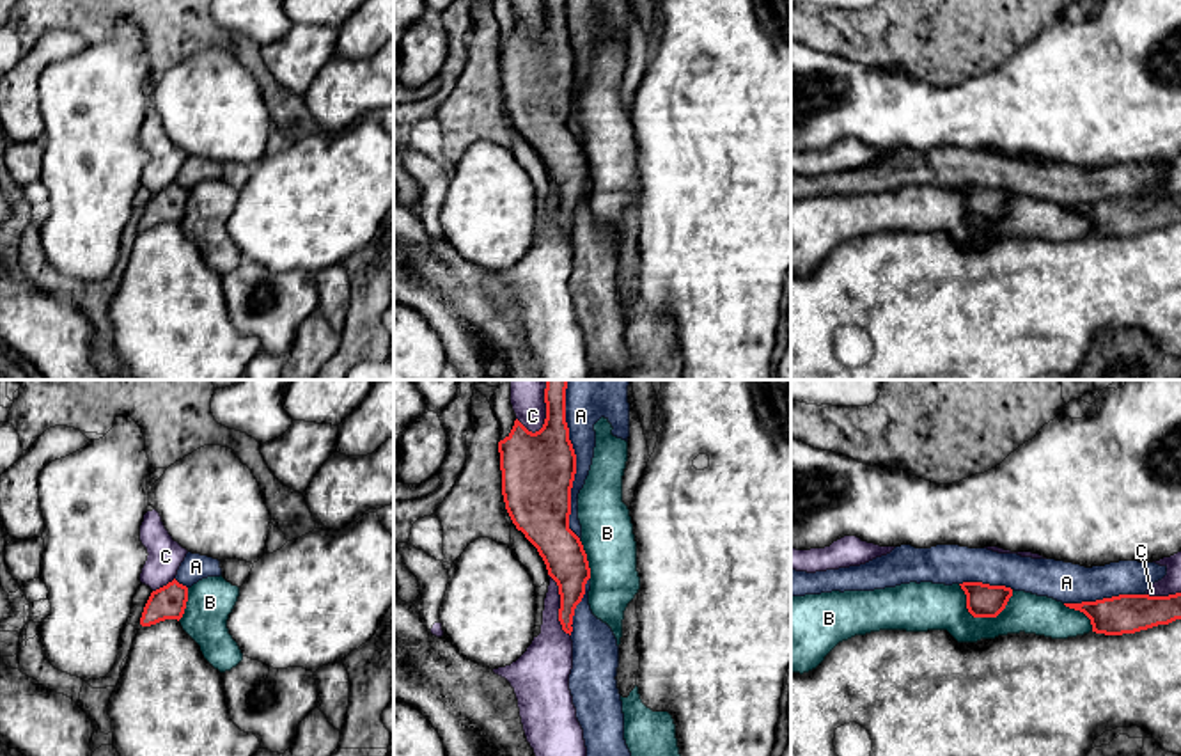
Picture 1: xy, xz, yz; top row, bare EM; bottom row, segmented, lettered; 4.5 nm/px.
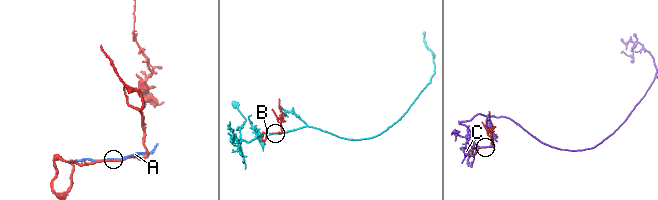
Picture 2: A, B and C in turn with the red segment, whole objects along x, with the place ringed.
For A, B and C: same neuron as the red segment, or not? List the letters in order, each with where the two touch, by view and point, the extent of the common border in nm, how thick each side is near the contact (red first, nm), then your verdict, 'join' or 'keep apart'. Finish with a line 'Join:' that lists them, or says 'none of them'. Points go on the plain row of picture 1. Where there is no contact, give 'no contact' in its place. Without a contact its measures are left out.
A: meets red in xz at (575, 71); contact 650 nm long; 340 nm thick on the red side, 140 nm on the other; join
B: meets red in yz at (979, 219); contact 260 nm long; 160 nm thick on the red side, 220 nm on the other; keep apart
C: meets red in xz at (561, 208); contact 300 nm long; 190 nm thick on the red side, 220 nm on the other; keep apart
Join: A

